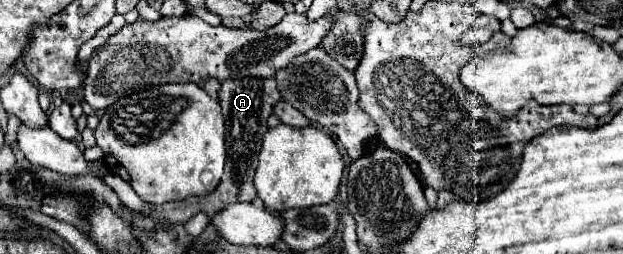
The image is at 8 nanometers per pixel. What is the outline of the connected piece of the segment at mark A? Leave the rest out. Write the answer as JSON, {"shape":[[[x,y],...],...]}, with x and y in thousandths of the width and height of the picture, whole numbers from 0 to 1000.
{"shape":[[[427,307],[427,315],[363,315],[363,323],[356,323],[356,346],[353,346],[350,370],[353,370],[356,449],[360,449],[360,472],[363,472],[363,591],[366,591],[356,709],[347,732],[347,748],[331,764],[331,772],[305,772],[305,780],[295,780],[289,795],[266,795],[266,803],[257,803],[257,811],[247,811],[250,858],[266,858],[276,882],[299,874],[318,835],[340,850],[372,795],[404,795],[404,780],[411,772],[411,740],[404,724],[408,661],[414,646],[414,598],[417,598],[417,575],[421,575],[421,535],[430,512],[427,472],[437,449],[440,409],[449,394],[443,315],[440,307]]]}

